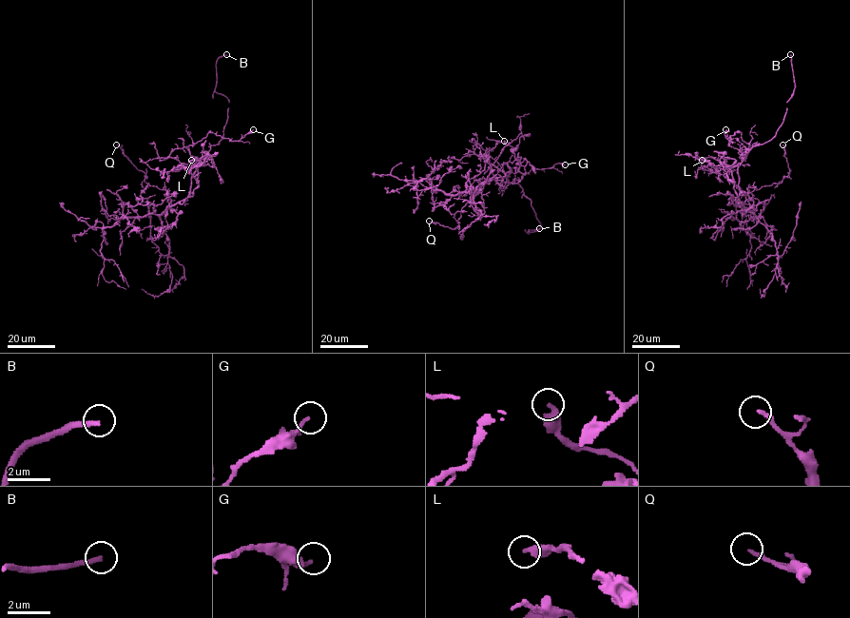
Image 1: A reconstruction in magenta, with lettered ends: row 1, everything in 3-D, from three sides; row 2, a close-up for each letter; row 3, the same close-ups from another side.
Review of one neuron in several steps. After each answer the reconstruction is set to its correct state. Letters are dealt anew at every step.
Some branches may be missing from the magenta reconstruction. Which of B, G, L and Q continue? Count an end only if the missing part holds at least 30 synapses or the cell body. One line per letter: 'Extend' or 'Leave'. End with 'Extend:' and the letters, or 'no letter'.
B: Extend
G: Leave
L: Leave
Q: Leave
Extend: B

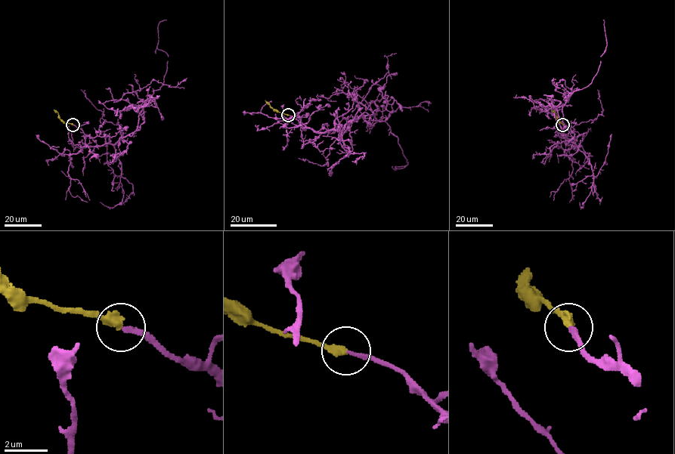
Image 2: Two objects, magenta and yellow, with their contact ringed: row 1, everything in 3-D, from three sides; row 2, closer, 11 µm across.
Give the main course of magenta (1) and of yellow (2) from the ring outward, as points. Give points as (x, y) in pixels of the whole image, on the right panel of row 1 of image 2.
1: (562, 125), (576, 146), (563, 130), (562, 106), (574, 91), (591, 82), (598, 70), (606, 47), (603, 20)
2: (562, 125), (551, 109)

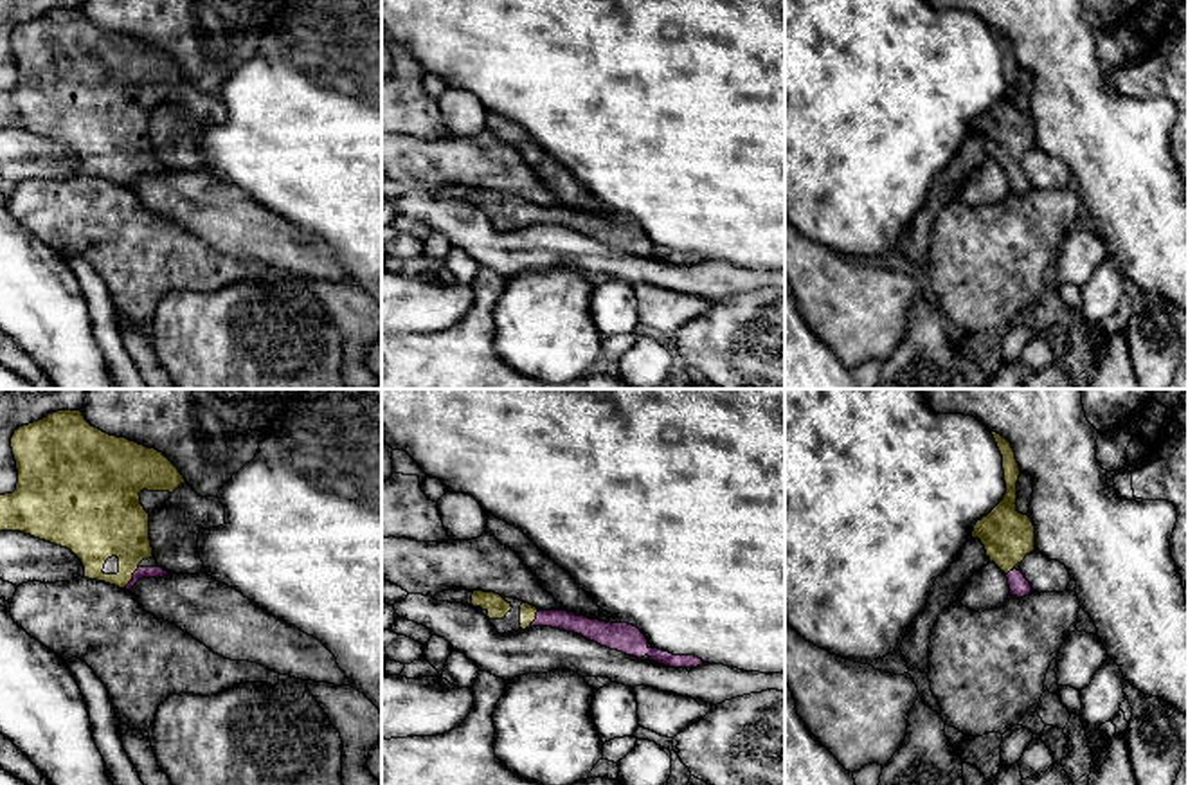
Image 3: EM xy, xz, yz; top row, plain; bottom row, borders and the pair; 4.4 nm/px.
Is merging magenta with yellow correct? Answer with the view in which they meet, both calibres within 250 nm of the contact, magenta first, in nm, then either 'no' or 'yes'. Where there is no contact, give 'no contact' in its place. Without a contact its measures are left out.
xy | 50/280 nm | yes

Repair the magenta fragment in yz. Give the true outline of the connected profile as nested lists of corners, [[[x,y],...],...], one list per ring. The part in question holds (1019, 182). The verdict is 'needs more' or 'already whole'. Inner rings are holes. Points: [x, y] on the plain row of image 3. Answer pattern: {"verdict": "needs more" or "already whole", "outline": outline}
{"verdict": "needs more", "outline": [[[992,29],[1003,52],[1006,90],[1003,97],[981,117],[976,119],[972,135],[979,135],[986,153],[1008,175],[1010,191],[1028,193],[1033,185],[1015,162],[1035,148],[1035,122],[1028,112],[1017,108],[1017,77],[1021,72],[1015,49],[1006,34]]]}

